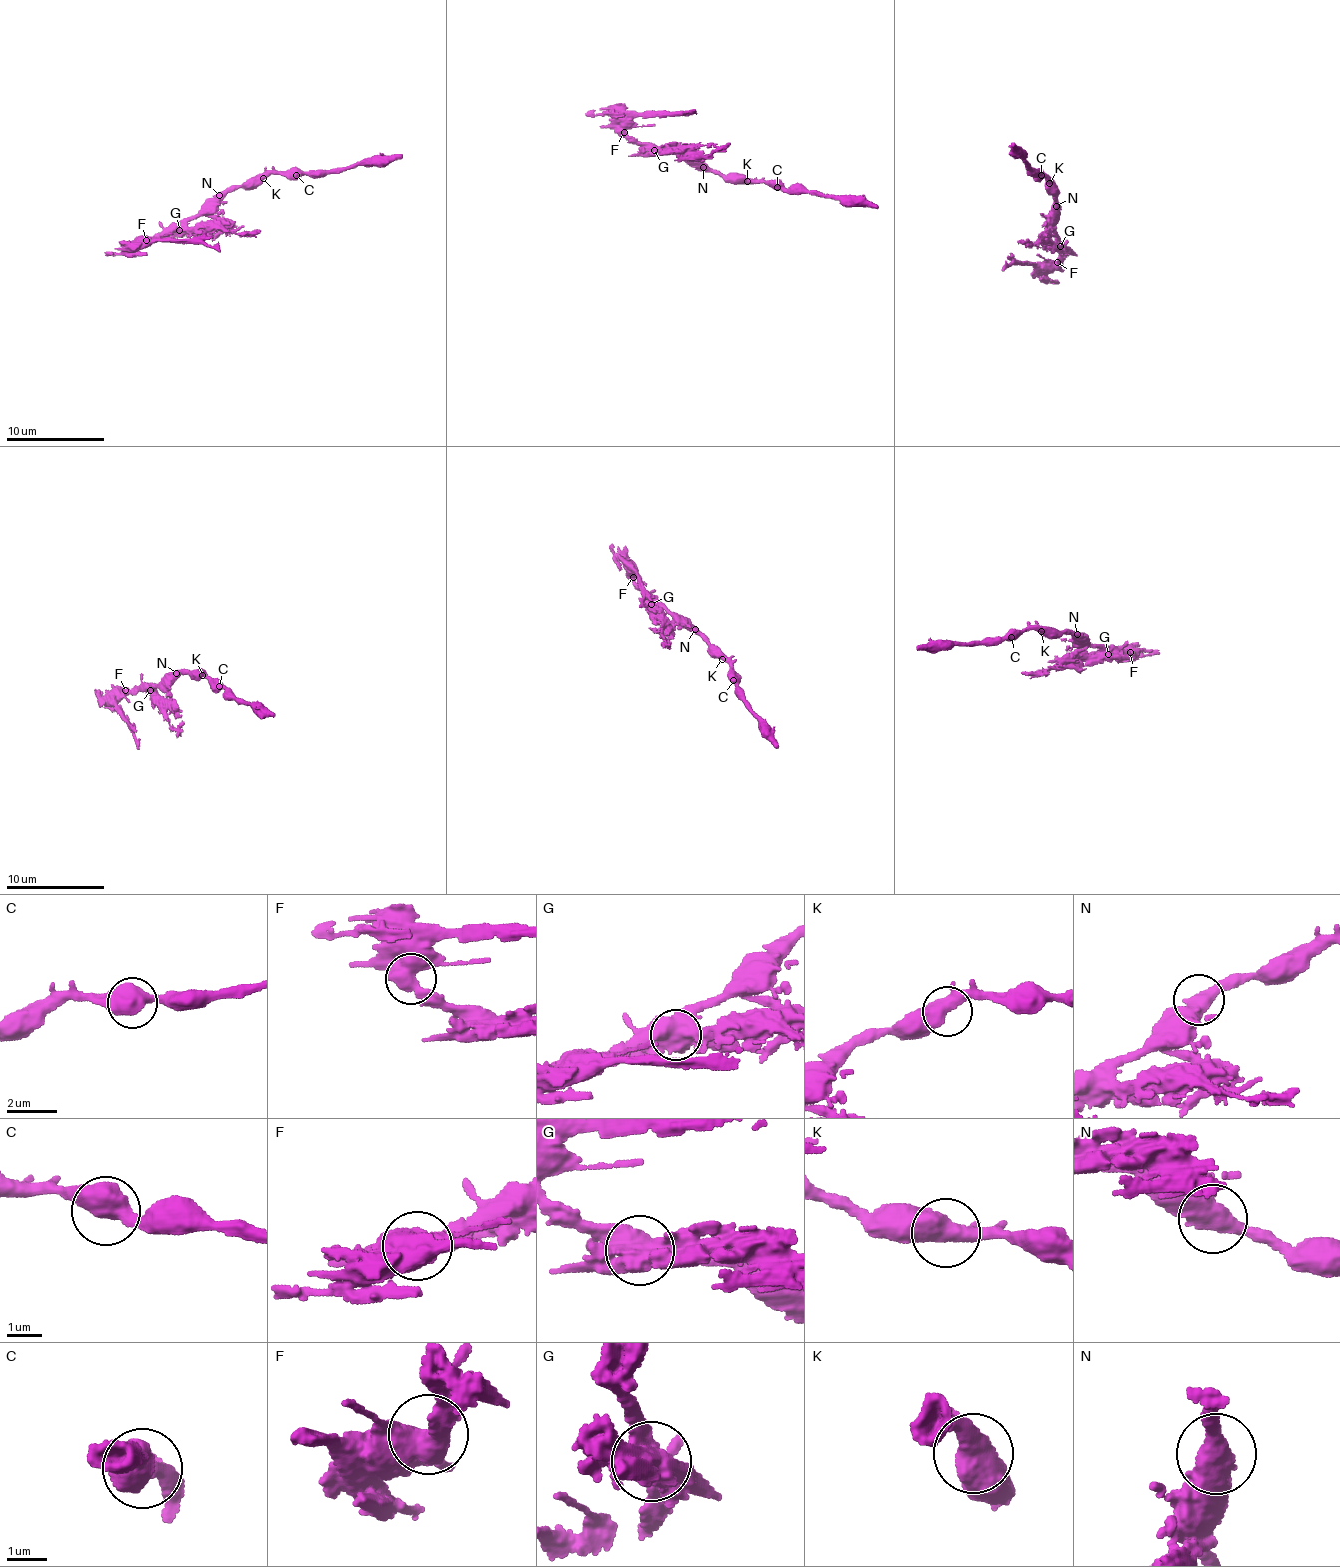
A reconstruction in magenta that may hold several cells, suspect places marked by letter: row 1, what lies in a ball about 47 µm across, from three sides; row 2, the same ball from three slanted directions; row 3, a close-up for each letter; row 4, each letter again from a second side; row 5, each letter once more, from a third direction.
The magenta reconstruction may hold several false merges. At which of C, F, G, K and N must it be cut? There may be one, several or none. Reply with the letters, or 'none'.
F, G

